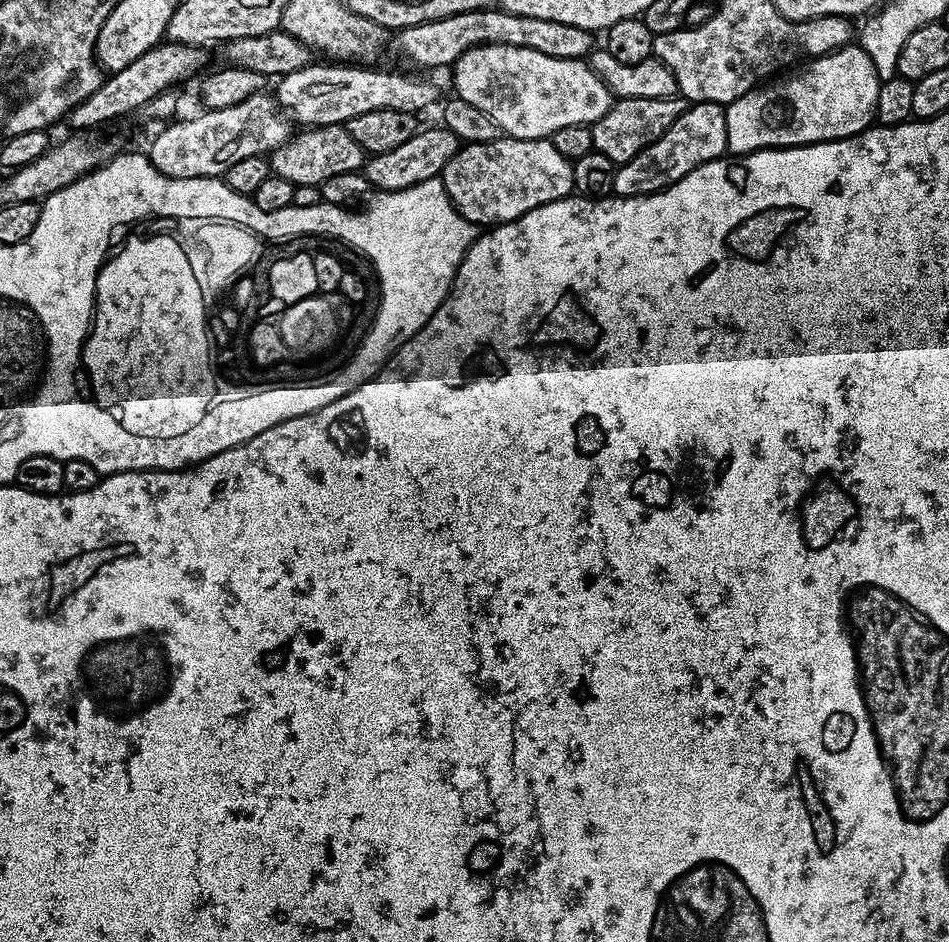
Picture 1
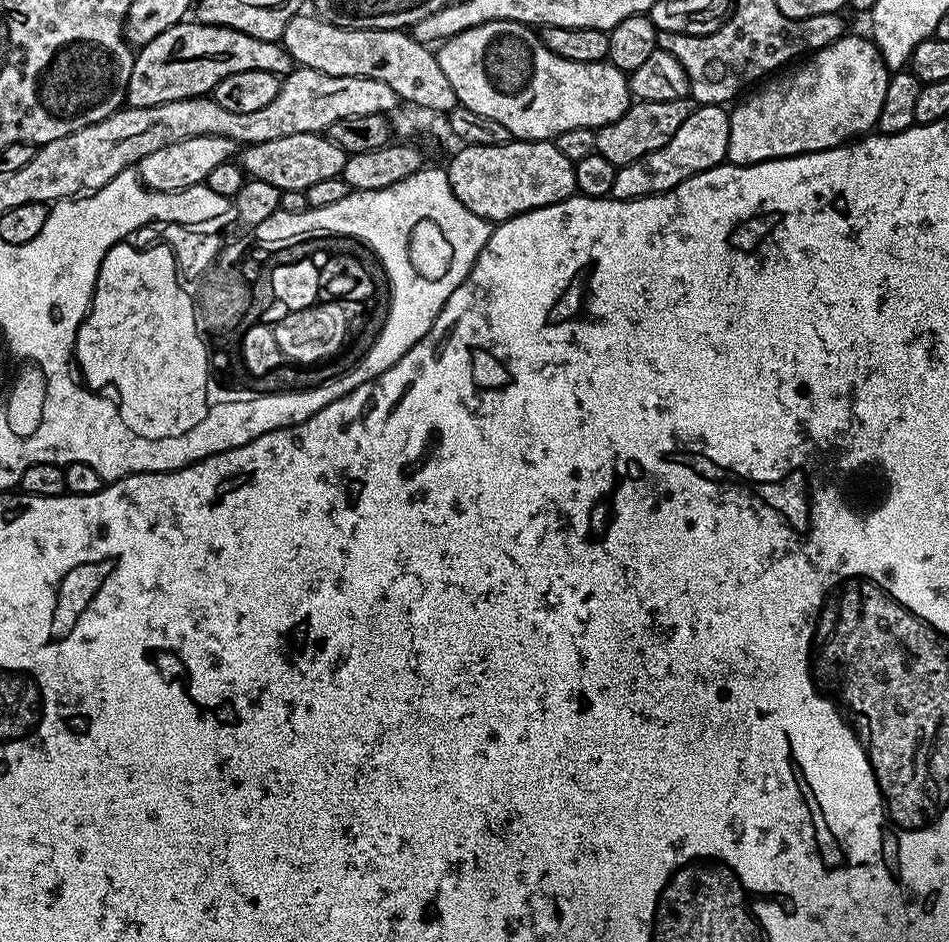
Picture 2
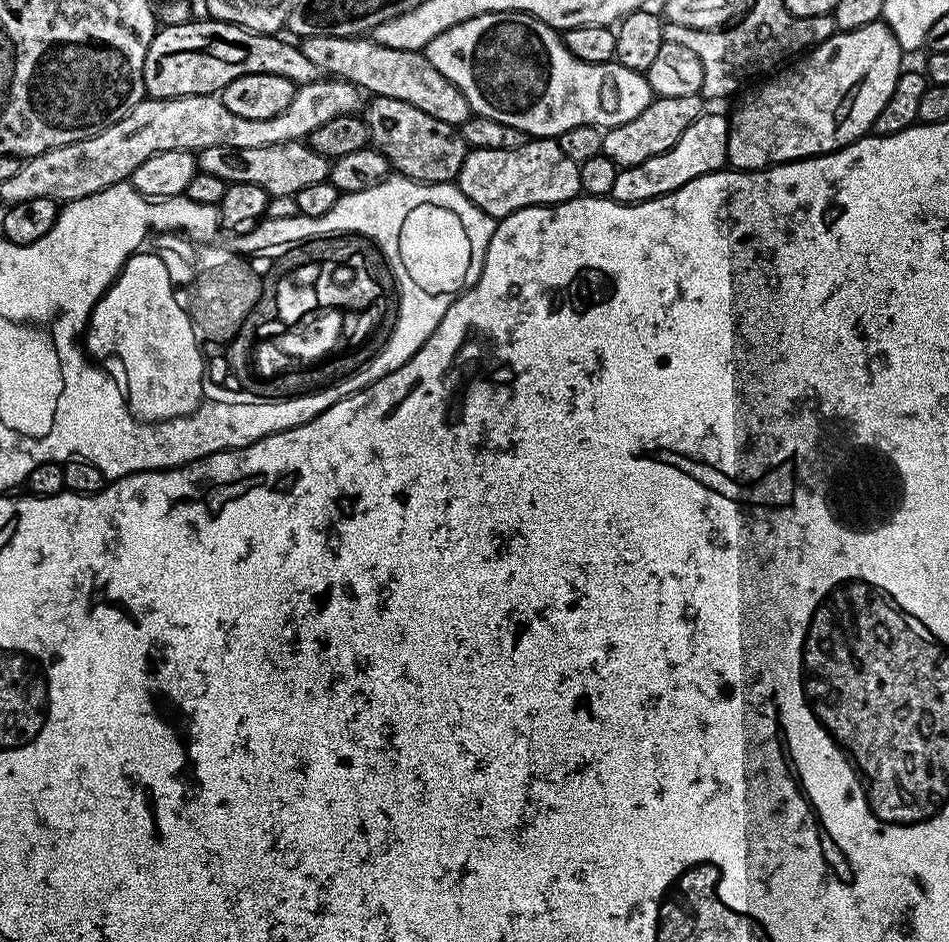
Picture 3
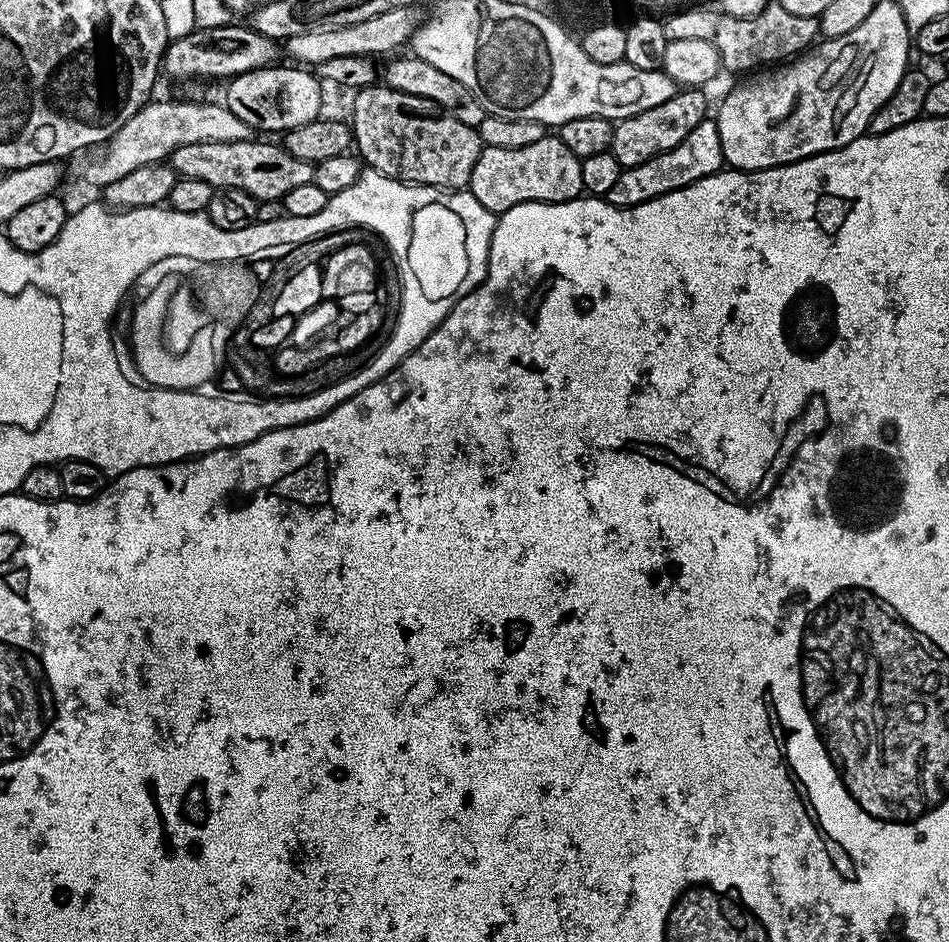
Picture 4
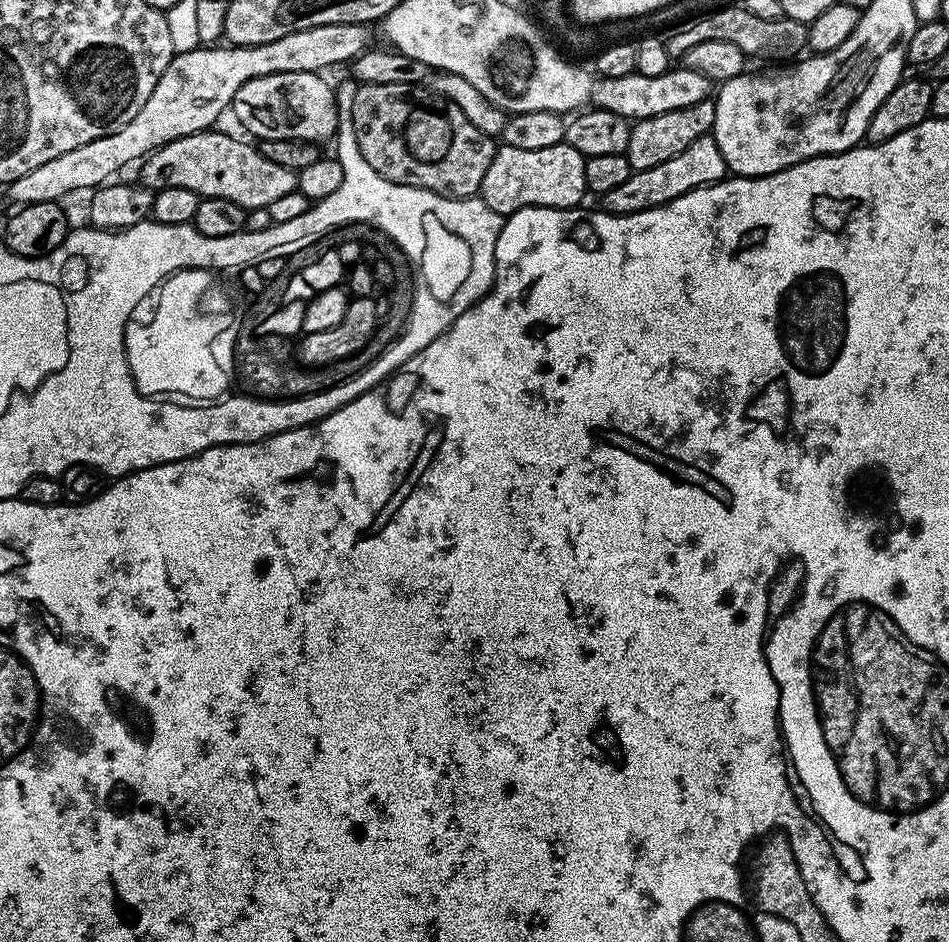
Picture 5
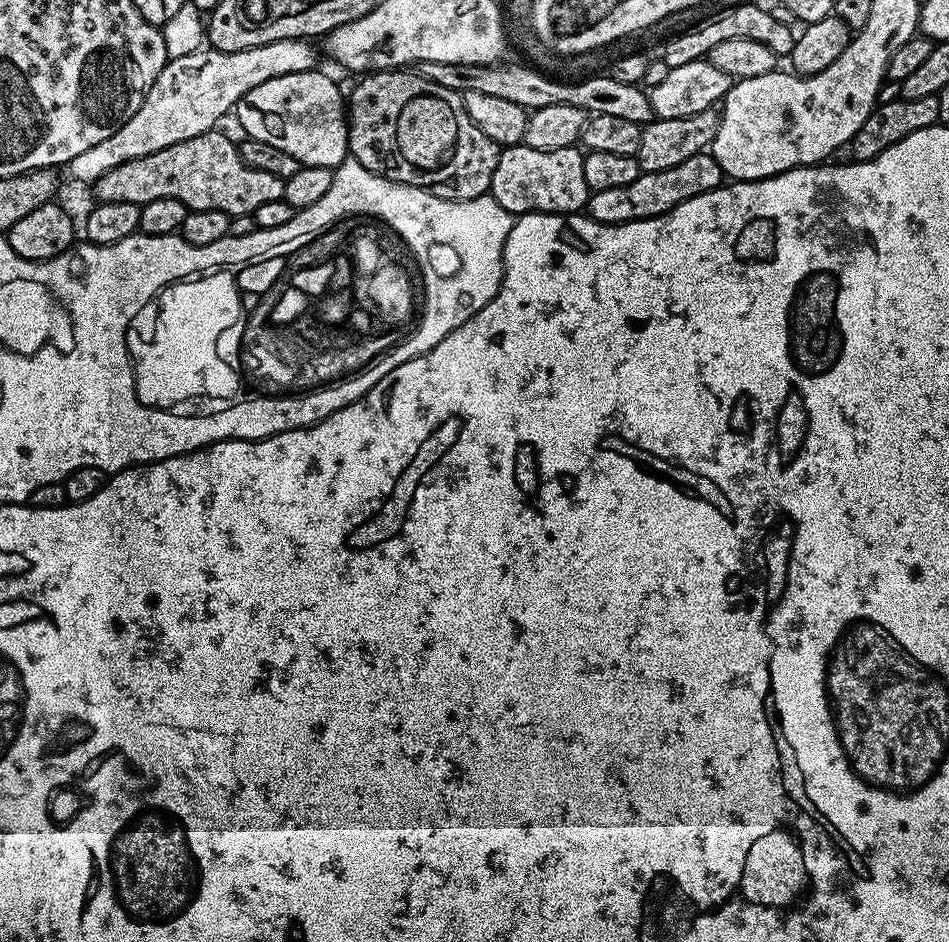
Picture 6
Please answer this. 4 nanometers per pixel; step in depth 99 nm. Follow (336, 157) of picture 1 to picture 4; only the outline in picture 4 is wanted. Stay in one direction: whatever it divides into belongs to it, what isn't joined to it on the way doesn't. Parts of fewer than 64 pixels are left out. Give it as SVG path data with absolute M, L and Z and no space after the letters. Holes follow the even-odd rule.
M259 139L241 140L238 144L230 142L192 144L188 148L174 150L170 163L177 177L198 178L202 182L210 182L213 190L237 188L250 193L258 202L283 201L284 196L298 186L312 183L313 165L294 158L279 143L263 144Z

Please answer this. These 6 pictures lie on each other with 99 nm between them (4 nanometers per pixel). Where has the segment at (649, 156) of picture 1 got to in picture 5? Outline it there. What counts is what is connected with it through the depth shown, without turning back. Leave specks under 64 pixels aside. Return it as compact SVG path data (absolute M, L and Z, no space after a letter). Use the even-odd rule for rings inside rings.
M709 134L698 138L682 154L670 158L670 162L662 162L658 166L650 166L650 170L633 172L622 186L614 190L606 190L604 196L599 197L599 207L605 212L615 216L634 214L642 210L650 210L678 198L695 188L707 188L709 184L719 184L721 180L729 175L726 162L722 158L722 150L718 150L716 137Z

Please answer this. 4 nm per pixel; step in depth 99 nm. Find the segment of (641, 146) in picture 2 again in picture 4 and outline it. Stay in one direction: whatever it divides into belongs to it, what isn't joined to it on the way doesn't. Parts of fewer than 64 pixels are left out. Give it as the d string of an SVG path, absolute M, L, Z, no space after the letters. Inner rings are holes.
M703 87L678 90L669 100L662 102L662 106L642 110L630 118L619 121L612 129L610 151L614 158L618 158L621 169L638 166L681 144L709 115L708 96L704 91Z

